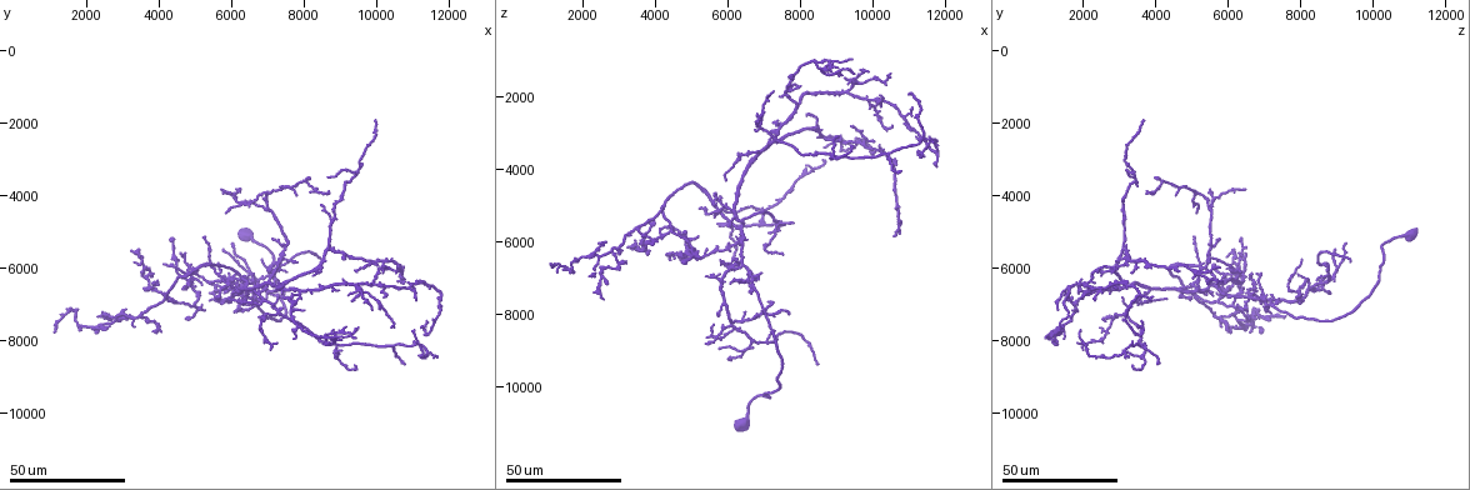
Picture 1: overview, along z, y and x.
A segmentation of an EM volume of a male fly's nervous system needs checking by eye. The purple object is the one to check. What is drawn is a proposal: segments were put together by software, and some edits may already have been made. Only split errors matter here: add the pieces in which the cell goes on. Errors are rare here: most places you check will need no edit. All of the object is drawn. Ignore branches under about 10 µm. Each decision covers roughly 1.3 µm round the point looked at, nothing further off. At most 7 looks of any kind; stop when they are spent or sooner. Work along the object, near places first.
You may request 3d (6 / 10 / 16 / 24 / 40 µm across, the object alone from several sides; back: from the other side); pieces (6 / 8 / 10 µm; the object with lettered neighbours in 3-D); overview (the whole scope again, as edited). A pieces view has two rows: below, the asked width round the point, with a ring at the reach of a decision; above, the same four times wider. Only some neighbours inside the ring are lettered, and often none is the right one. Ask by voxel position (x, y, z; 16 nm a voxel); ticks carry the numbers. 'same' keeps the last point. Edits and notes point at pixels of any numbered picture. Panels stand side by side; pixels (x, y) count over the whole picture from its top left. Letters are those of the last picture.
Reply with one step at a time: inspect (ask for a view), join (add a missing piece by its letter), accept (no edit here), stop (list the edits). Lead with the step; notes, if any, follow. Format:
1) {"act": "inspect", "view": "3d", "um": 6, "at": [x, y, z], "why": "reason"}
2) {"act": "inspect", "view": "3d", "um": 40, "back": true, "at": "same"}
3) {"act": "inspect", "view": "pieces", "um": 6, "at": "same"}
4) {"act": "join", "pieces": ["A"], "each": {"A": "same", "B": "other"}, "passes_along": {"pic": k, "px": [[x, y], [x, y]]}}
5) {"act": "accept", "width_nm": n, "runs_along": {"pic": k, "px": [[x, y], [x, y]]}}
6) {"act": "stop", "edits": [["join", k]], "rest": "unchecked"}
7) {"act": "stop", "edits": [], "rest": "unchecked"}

{"act": "inspect", "view": "3d", "um": 40, "at": [7700, 6700, 7900], "why": "branch stops here"}

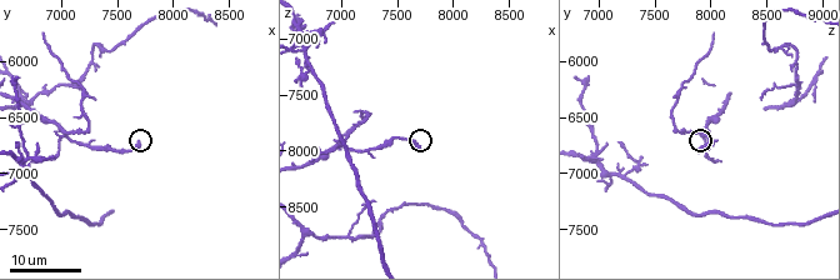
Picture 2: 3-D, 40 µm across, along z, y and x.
{"act": "inspect", "view": "pieces", "um": 6, "at": [7680, 6720, 8000]}

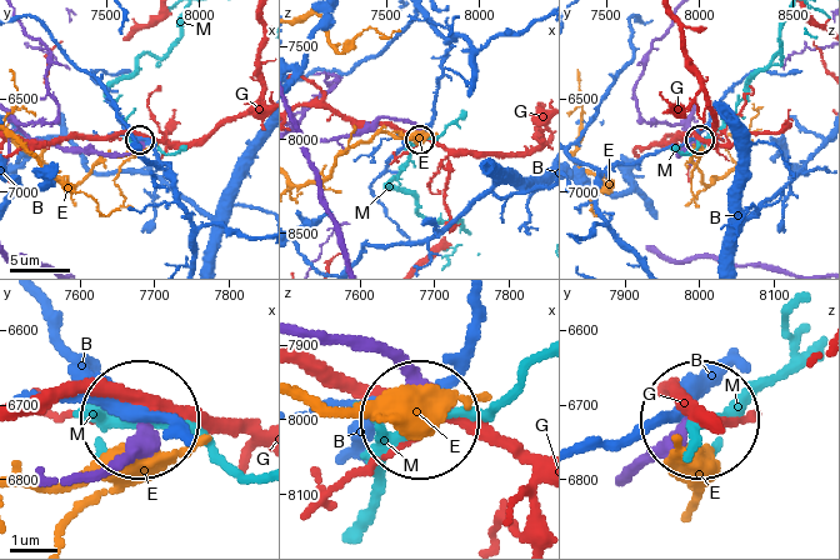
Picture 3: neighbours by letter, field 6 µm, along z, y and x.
{"act": "accept", "width_nm": 350, "each": {"B": "other", "E": "other", "G": "other", "M": "other"}, "found": "no lettered piece goes on from it"}

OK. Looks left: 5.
{"act": "inspect", "view": "3d", "um": 24, "at": [6100, 5300, 9200], "why": "end of a long branch"}

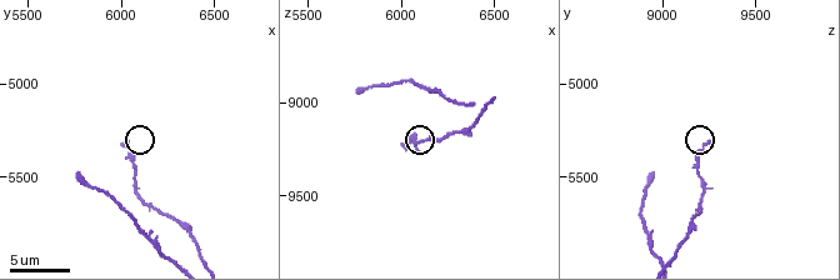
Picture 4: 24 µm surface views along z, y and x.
{"act": "inspect", "view": "pieces", "um": 8, "at": [6020, 5300, 9240]}

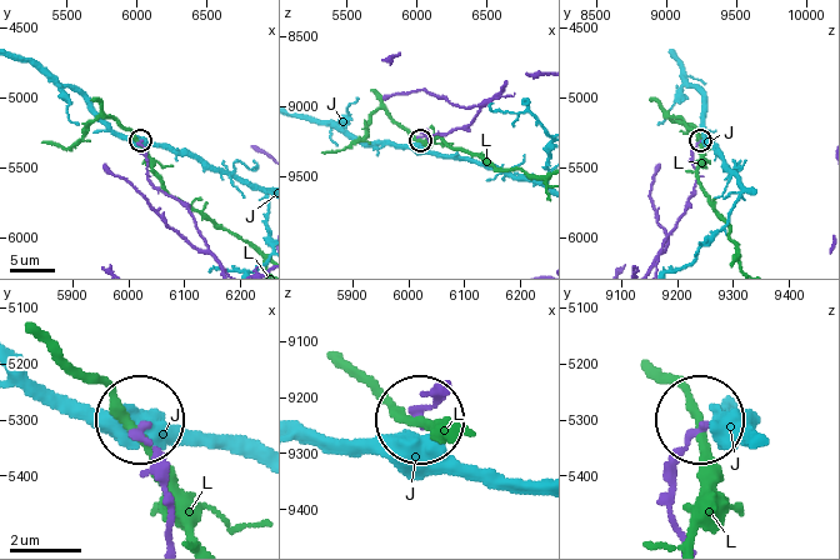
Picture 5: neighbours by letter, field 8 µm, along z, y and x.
{"act": "accept", "each": {"J": "other", "L": "other"}, "found": "no lettered piece goes on from it"}

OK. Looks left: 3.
{"act": "inspect", "view": "3d", "um": 24, "at": [1100, 7700, 6700], "why": "thin end"}

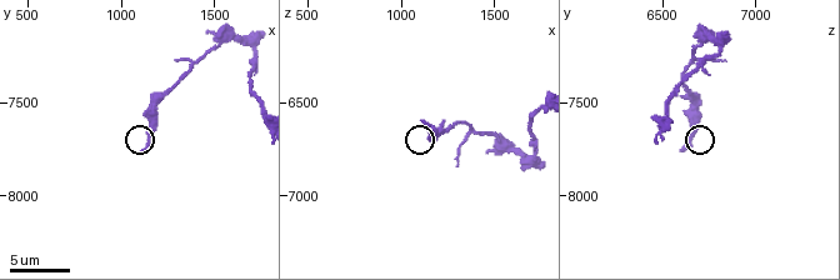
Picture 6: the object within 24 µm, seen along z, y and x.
{"act": "inspect", "view": "pieces", "um": 8, "at": [1120, 7740, 6600], "why": "see the neighbours"}

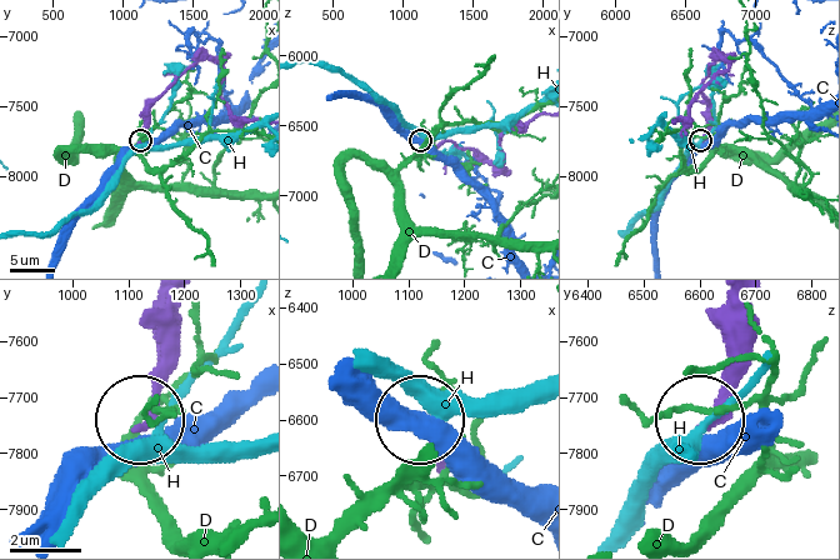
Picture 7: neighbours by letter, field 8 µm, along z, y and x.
{"act": "accept", "each": {"C": "other", "D": "other", "H": "other"}, "found": "none of them fits"}

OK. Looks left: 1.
{"act": "stop", "edits": [], "rest": "unchecked"}

